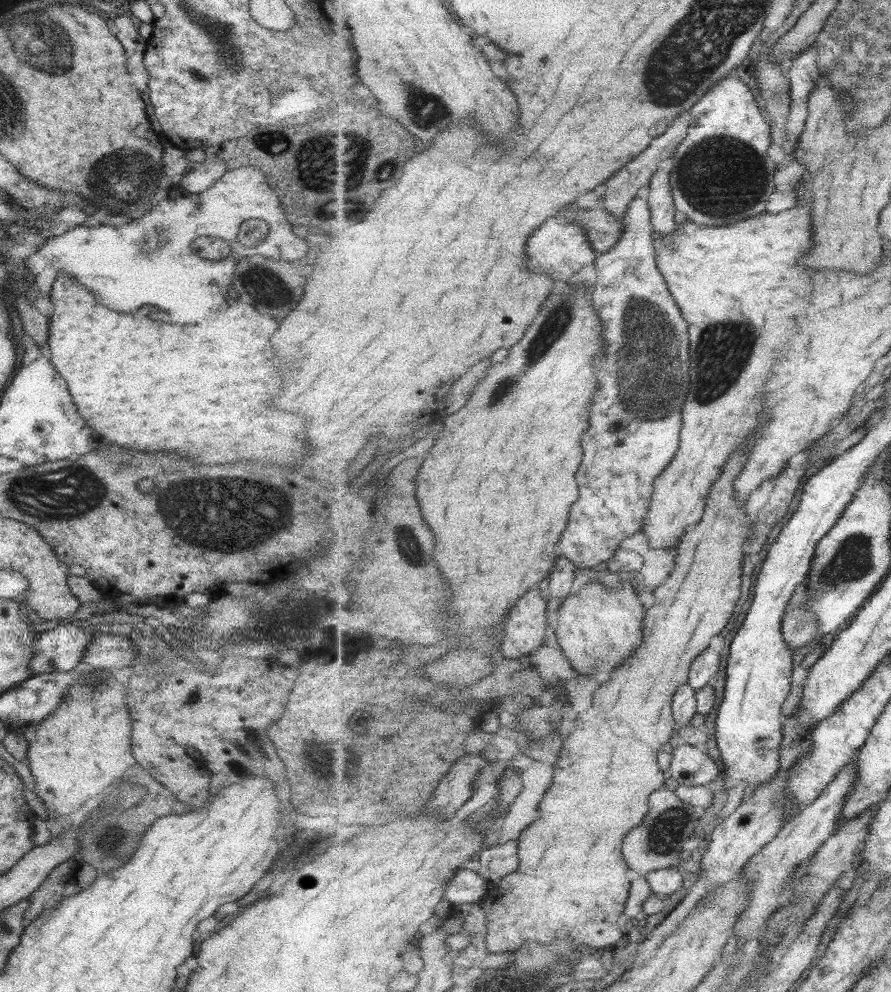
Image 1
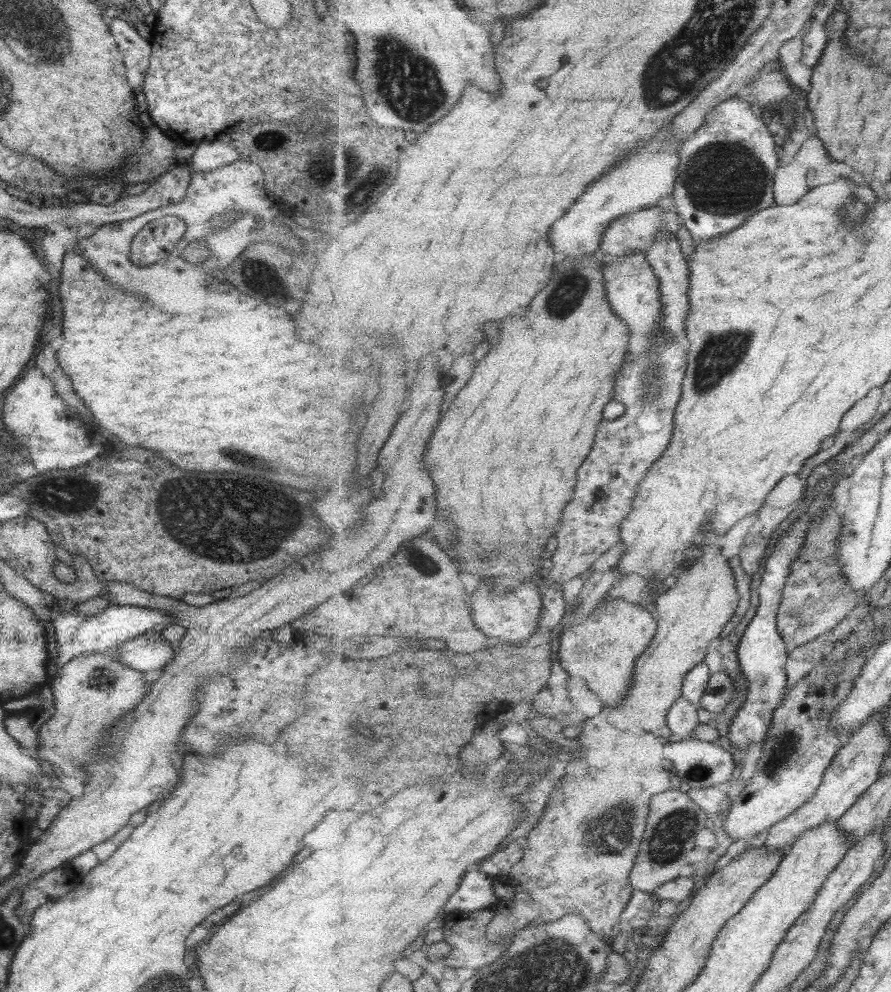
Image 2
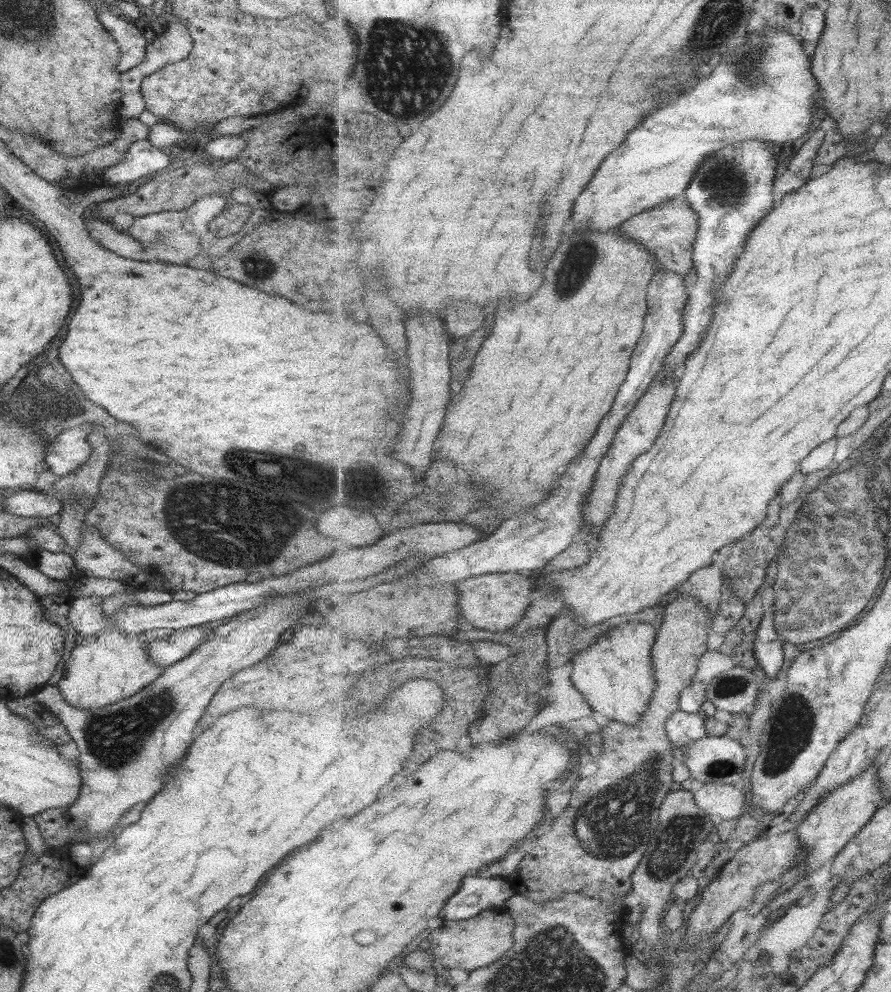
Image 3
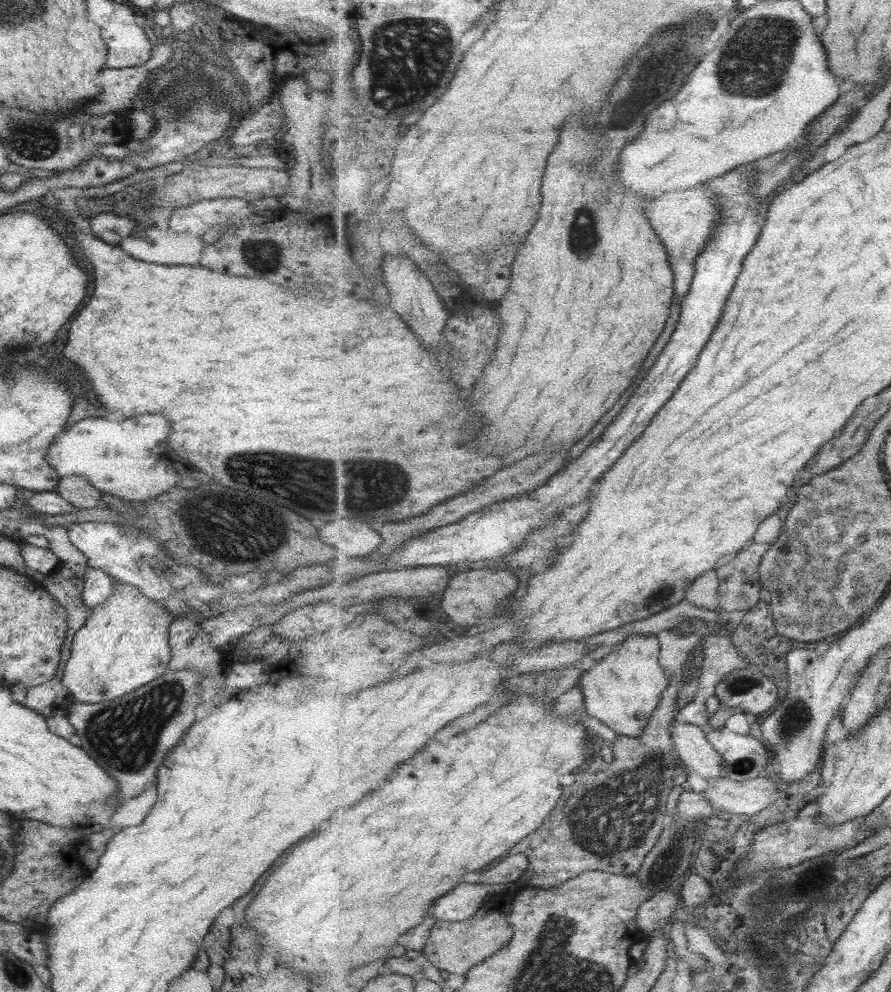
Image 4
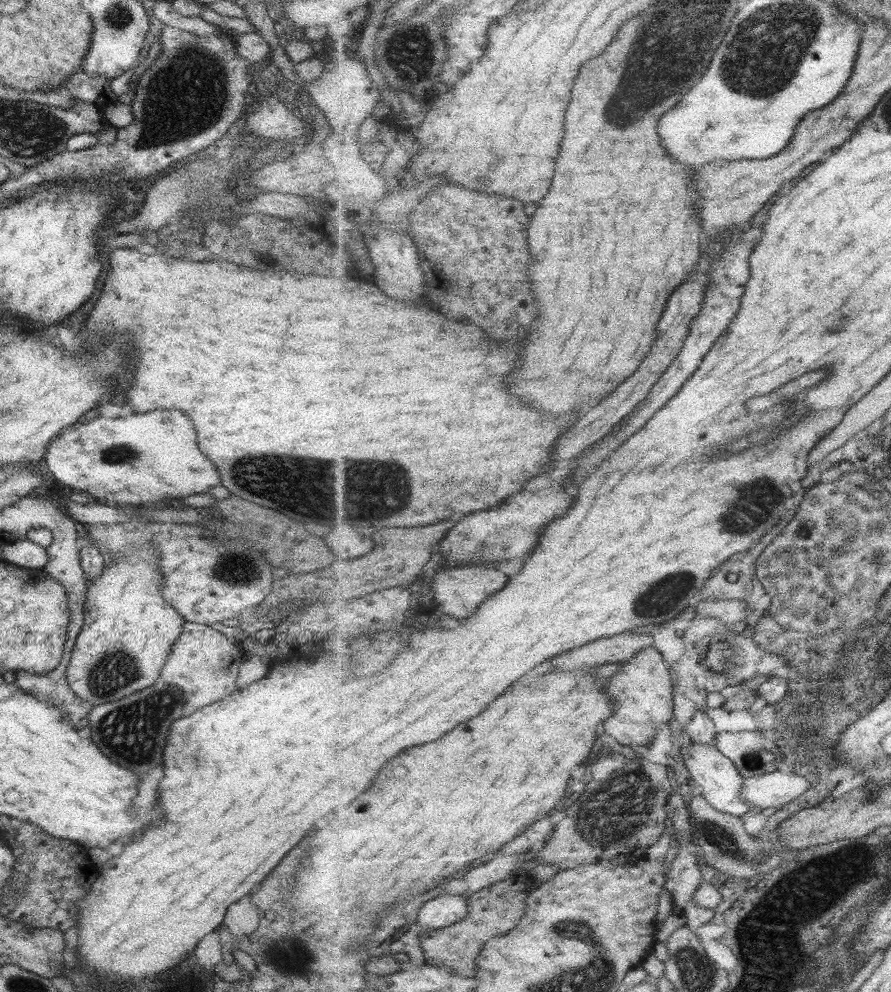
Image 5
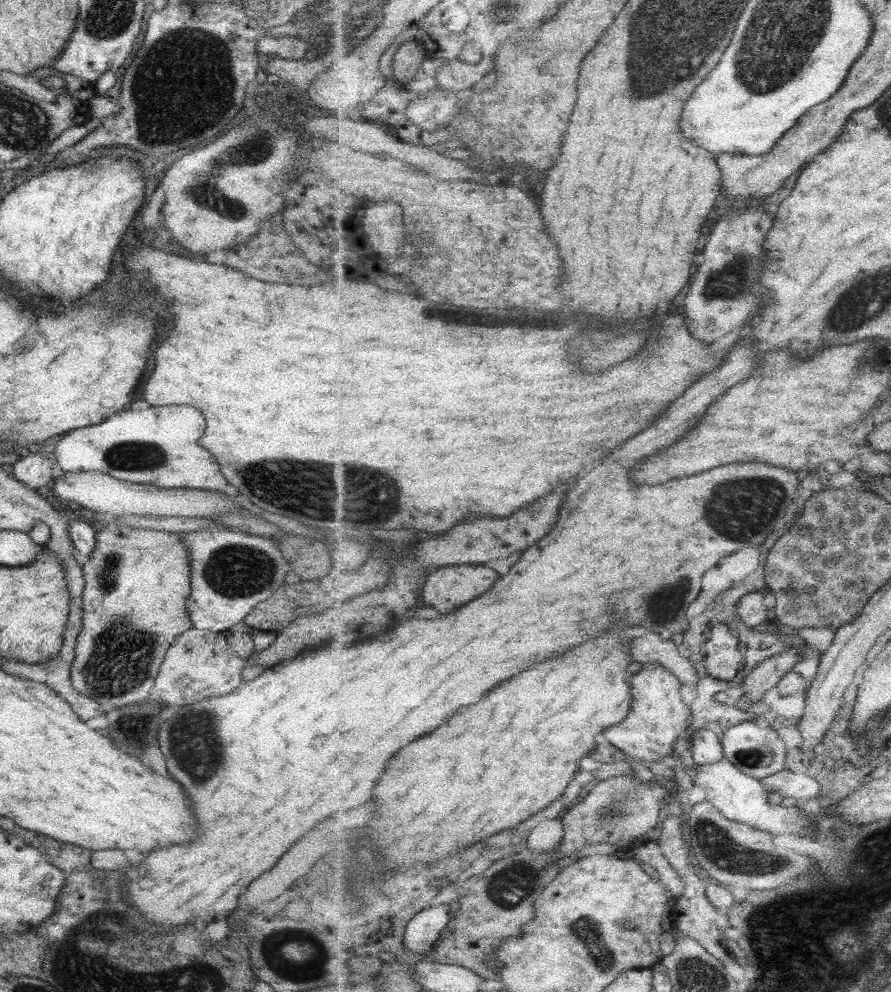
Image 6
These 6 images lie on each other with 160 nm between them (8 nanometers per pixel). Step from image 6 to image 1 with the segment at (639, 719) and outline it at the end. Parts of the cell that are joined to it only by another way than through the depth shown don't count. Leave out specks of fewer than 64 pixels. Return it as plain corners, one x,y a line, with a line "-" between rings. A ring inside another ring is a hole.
628,579
617,588
609,588
602,580
586,582
562,602
557,615
558,645
581,675
597,677
600,672
613,672
644,639
646,610

